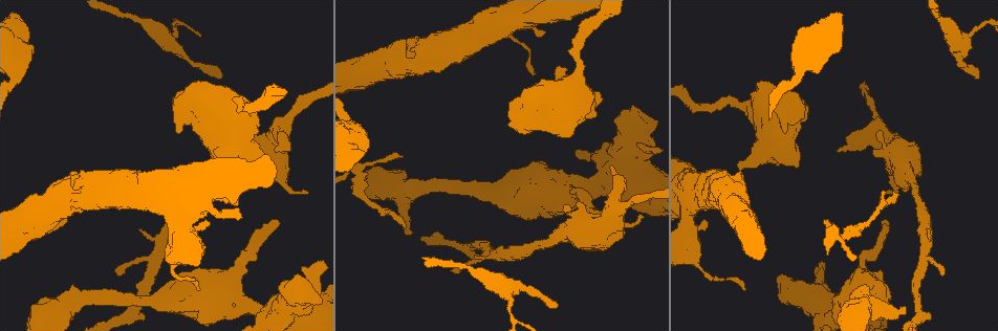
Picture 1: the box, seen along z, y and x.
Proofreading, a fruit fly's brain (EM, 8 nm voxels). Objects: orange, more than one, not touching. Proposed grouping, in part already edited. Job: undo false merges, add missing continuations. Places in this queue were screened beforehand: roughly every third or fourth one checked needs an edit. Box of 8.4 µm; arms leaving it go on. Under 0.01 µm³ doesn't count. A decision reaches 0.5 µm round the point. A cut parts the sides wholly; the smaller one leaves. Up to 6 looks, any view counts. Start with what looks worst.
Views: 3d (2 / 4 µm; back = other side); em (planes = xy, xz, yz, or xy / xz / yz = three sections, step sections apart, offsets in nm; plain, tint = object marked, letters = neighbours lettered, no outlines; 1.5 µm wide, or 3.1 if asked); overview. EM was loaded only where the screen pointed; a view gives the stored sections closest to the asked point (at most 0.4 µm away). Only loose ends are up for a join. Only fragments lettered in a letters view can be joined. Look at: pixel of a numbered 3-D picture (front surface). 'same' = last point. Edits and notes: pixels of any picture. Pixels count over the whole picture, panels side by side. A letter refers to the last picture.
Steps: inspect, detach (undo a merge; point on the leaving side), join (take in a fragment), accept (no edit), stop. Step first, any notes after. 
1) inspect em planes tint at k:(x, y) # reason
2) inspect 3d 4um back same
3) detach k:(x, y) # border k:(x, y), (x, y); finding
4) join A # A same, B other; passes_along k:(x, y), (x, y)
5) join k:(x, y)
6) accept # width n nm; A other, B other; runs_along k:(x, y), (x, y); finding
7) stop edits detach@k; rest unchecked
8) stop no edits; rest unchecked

inspect 3d 2um at 1:(557, 307) # free end

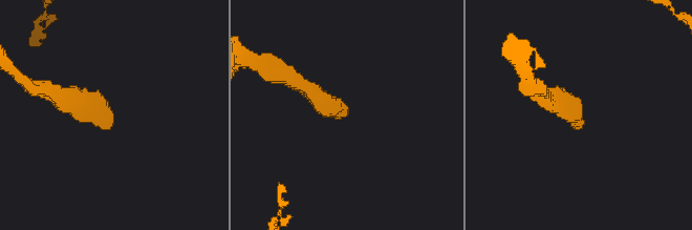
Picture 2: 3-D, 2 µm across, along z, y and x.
inspect em planes letters at 2:(347, 114) # shape alone is not enough

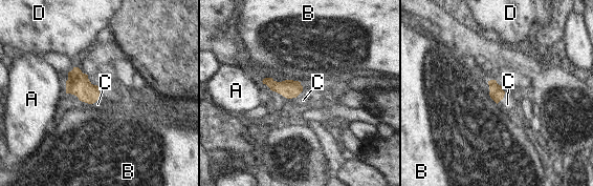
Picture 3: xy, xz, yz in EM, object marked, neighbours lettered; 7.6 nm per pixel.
join C # width 110 nm; longest_contact C 140 nm; A other, B other, C same, D other; the neuron continues

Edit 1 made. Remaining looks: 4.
inspect overview

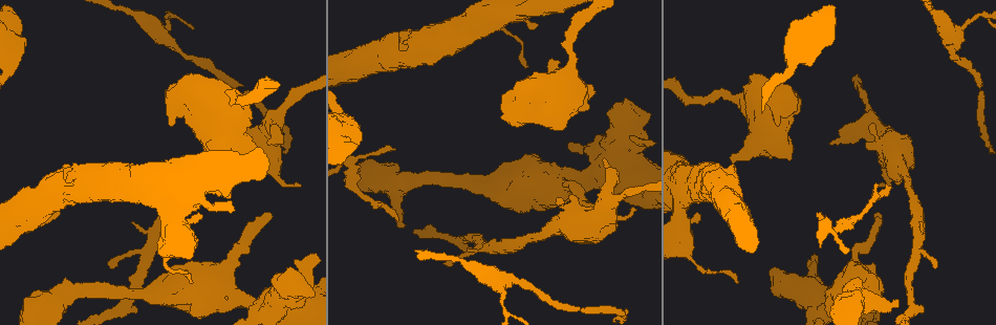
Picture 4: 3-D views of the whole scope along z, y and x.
inspect em planes letters at 4:(289, 268) # an open end

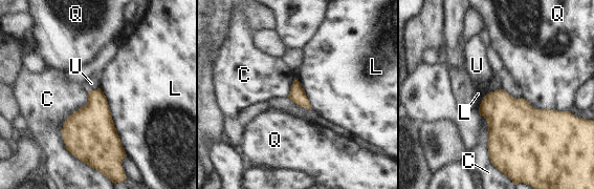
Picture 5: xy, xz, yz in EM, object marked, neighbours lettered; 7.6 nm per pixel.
accept # C other, L other, Q other, U other; no lettered fragment goes on from it

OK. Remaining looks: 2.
stop edits join@3; rest unchecked

